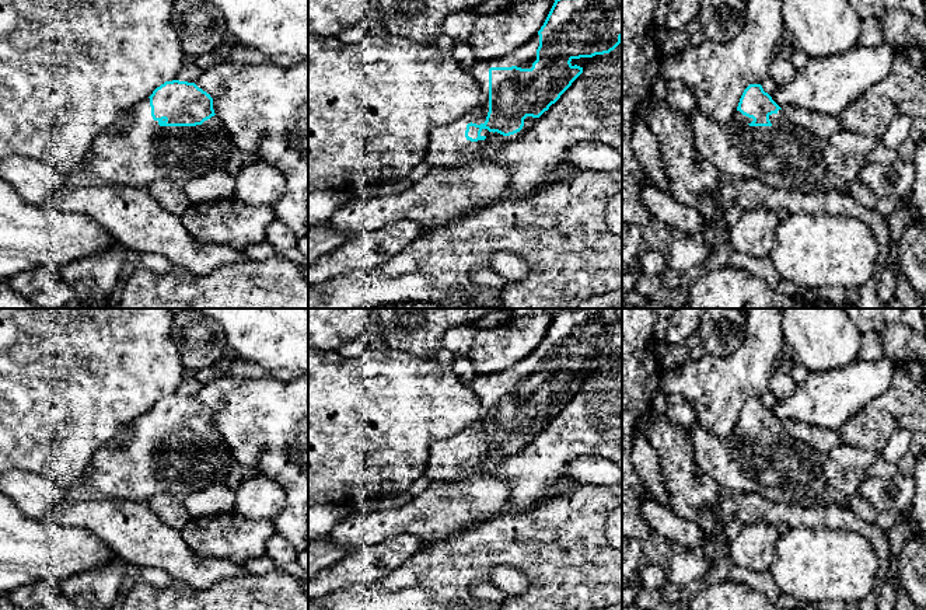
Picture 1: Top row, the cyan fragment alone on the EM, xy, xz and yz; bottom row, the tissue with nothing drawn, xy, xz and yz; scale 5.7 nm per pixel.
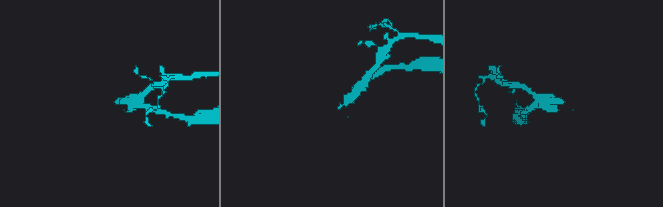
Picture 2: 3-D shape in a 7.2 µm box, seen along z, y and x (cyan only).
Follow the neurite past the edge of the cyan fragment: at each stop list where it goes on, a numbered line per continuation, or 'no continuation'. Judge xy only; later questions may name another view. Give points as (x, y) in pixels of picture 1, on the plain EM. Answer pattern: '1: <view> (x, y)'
1: xy (143, 467)

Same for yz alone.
1: yz (785, 470)

